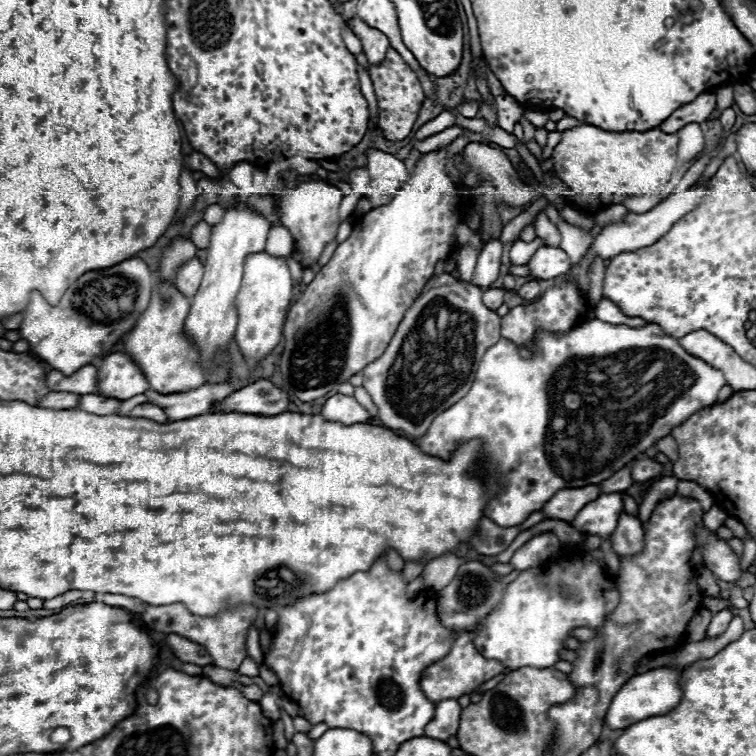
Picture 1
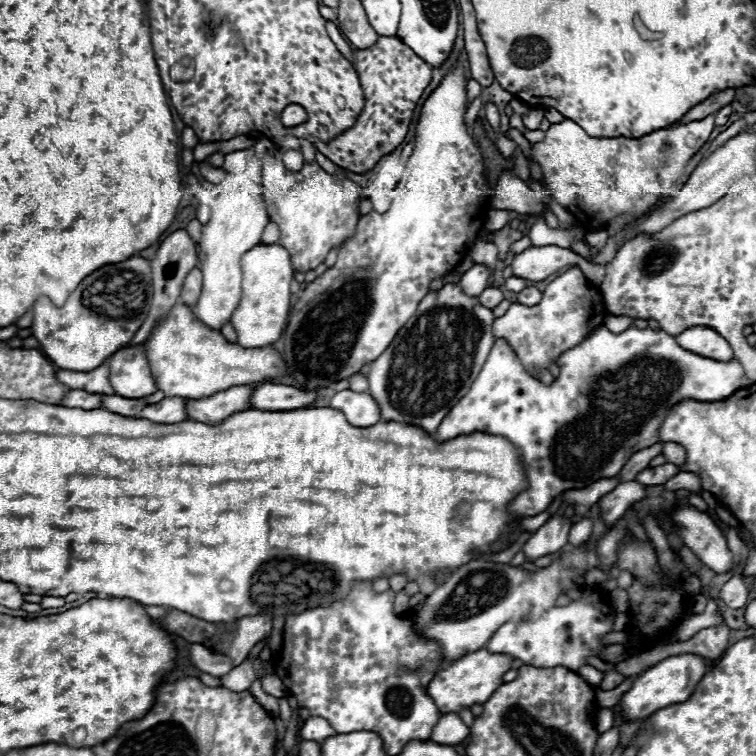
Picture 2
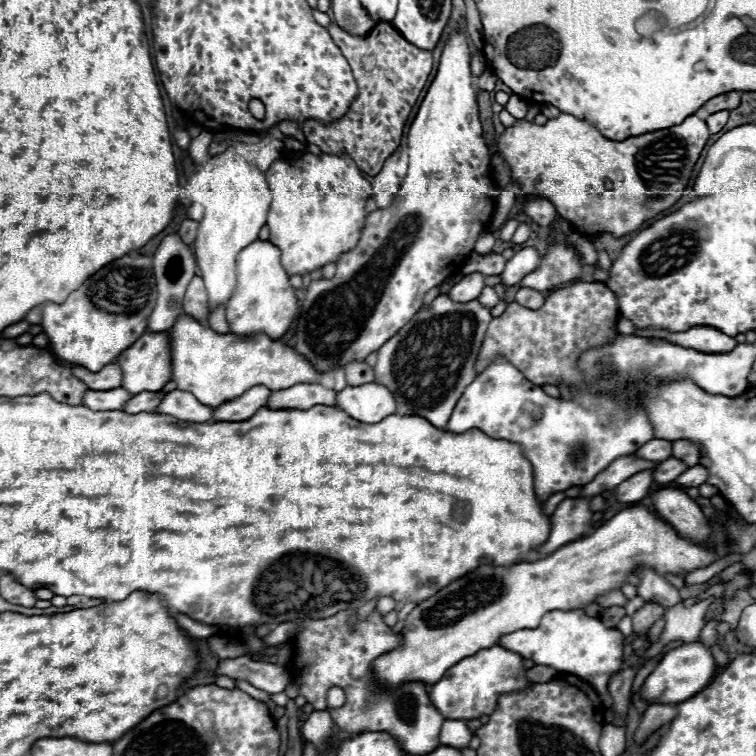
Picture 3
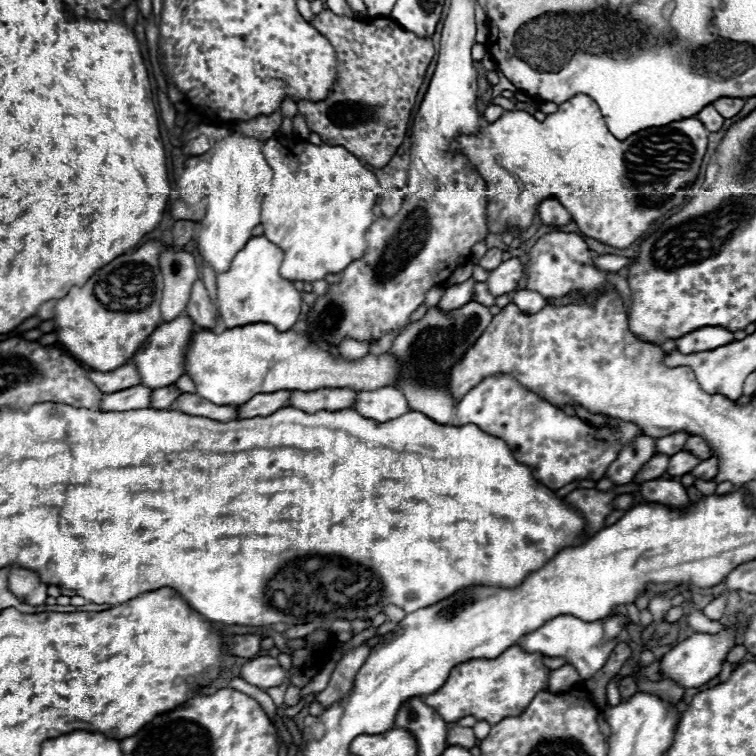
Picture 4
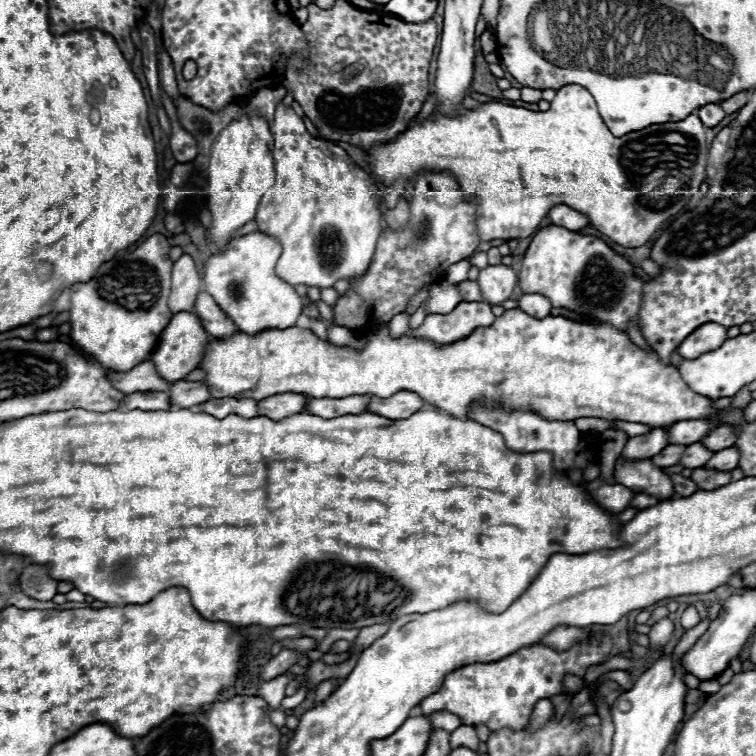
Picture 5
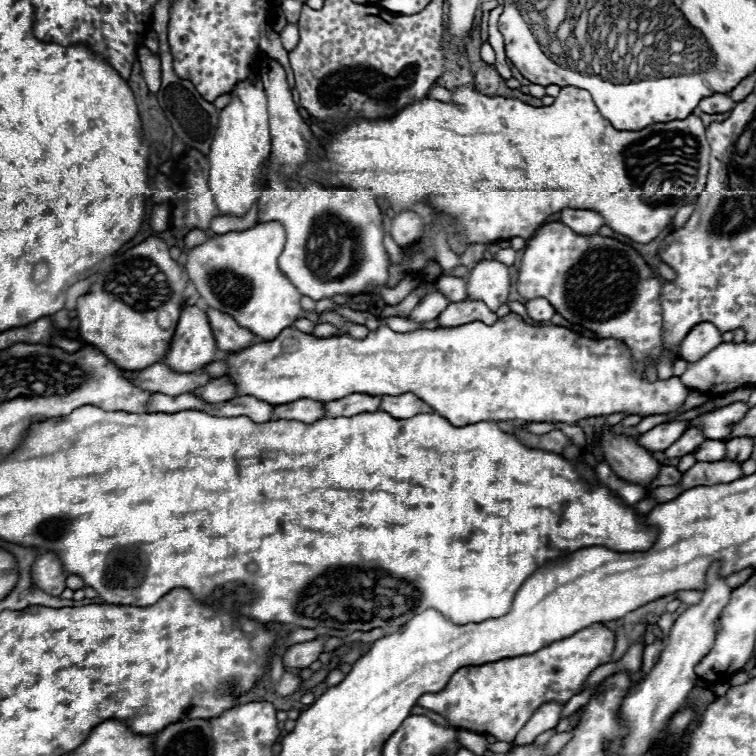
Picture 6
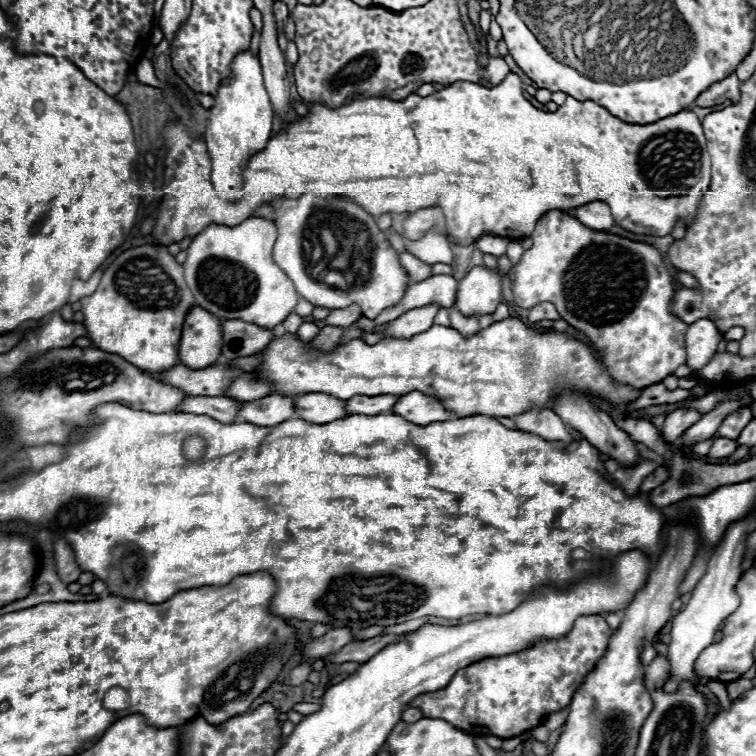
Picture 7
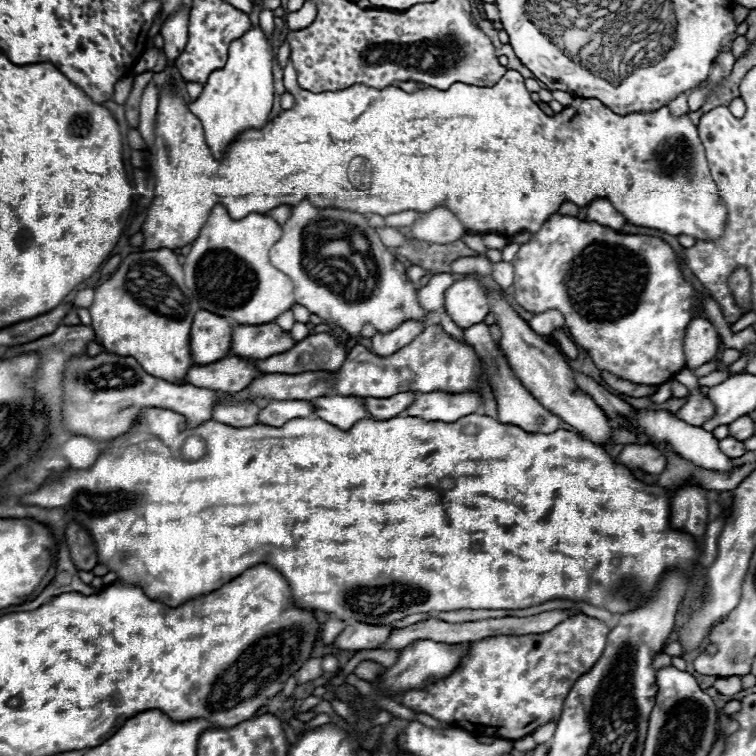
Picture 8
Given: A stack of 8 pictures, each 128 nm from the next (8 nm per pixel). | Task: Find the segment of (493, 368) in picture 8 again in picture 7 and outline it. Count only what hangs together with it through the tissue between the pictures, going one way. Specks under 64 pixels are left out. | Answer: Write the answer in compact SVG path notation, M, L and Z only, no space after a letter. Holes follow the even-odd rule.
M450 308L448 310L450 314L450 322L452 322L452 328L462 332L464 336L470 336L482 328L488 328L492 324L492 316L464 316L462 312L456 312L456 308ZM542 408L542 410L534 410L534 412L526 412L522 416L512 418L516 422L516 426L522 432L530 432L536 434L544 440L562 440L564 444L574 442L574 436L568 432L566 424L560 420L558 414L554 414L554 410Z

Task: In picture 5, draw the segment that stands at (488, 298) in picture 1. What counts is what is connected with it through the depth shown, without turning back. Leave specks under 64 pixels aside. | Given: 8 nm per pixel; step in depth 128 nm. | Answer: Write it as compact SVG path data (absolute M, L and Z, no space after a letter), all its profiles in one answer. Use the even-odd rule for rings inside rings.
M464 280L464 282L458 284L458 288L460 288L460 294L462 294L462 298L464 298L466 302L484 302L484 298L482 298L482 294L480 294L480 286L478 286L476 282Z

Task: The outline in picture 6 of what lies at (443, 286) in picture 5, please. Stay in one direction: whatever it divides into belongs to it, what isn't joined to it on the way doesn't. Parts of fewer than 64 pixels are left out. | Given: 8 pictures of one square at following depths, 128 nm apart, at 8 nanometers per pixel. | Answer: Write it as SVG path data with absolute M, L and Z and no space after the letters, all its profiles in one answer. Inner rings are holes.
M430 292L426 294L420 304L412 310L412 314L408 318L416 320L416 322L428 322L440 316L440 312L450 304L450 300L446 296L440 296L440 292Z

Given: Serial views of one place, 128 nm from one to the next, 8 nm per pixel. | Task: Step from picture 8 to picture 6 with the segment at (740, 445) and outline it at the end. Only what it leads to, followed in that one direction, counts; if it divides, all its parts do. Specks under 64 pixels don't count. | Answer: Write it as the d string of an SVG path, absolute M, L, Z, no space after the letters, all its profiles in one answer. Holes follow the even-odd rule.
M704 440L704 444L700 444L700 448L696 448L694 458L696 458L696 462L718 462L724 458L724 450L726 450L724 442Z

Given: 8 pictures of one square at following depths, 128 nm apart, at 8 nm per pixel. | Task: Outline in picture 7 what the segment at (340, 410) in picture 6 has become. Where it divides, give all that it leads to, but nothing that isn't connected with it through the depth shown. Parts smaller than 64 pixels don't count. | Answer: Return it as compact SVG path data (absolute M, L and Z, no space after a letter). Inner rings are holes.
M352 396L352 400L346 400L344 410L348 414L384 414L390 412L392 406L396 404L398 396Z

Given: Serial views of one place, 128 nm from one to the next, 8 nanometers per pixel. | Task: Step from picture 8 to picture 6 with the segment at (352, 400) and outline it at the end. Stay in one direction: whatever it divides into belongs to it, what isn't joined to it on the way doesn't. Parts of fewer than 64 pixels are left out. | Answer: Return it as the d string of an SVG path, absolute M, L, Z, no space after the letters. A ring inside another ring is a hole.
M294 400L292 404L280 404L274 412L276 420L300 420L300 422L316 422L326 416L324 408L316 400Z

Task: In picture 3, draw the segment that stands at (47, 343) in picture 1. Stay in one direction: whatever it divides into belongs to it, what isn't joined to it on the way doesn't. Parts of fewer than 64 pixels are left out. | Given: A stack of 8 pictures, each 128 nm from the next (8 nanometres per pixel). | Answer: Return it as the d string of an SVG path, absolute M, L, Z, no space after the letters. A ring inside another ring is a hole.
M84 286L74 290L64 304L46 302L42 308L42 332L48 336L50 350L62 362L84 366L90 372L102 370L106 364L112 364L120 352L132 346L144 332L146 322L152 312L152 304L144 308L144 312L136 312L136 316L108 316L108 312L100 312L92 300L88 300L88 292Z

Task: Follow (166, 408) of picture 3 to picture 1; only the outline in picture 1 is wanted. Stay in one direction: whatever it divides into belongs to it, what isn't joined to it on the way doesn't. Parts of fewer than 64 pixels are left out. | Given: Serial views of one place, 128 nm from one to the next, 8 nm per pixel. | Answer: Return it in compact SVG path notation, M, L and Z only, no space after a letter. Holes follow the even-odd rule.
M140 404L140 406L132 408L132 410L128 412L128 416L130 416L130 418L146 418L146 420L154 420L154 422L158 422L158 424L168 422L168 416L164 414L164 410L158 408L158 406L154 406L154 404Z

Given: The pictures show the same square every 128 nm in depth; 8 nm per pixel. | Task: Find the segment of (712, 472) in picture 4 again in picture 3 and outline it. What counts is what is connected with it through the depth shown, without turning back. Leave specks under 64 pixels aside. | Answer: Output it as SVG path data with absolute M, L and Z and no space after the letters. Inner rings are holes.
M692 466L684 474L680 474L674 482L682 488L698 488L700 484L706 482L706 478L708 478L708 470L704 466Z

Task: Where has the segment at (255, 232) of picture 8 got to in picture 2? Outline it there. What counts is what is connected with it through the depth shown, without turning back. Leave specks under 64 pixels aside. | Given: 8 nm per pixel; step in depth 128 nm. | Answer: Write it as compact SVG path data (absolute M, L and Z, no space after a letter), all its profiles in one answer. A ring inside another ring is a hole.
M258 244L242 256L242 300L232 316L232 326L242 348L262 348L274 344L288 320L290 312L290 282L294 268L290 256L282 246Z

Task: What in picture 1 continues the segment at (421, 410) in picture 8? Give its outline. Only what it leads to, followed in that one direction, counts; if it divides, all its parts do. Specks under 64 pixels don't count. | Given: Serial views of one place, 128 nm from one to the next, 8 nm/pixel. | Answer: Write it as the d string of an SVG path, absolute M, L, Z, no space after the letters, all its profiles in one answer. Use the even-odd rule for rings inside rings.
M342 394L328 398L328 402L322 406L322 416L326 420L342 422L342 424L360 424L360 422L364 424L372 418L368 410L356 402L356 398Z

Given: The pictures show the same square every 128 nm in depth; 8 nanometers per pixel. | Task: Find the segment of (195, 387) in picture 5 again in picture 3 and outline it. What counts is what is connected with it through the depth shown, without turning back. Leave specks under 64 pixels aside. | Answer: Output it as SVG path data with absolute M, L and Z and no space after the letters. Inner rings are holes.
M140 392L136 396L132 396L126 404L124 404L124 412L128 414L138 414L138 412L152 412L160 402L162 402L164 394L162 392Z

